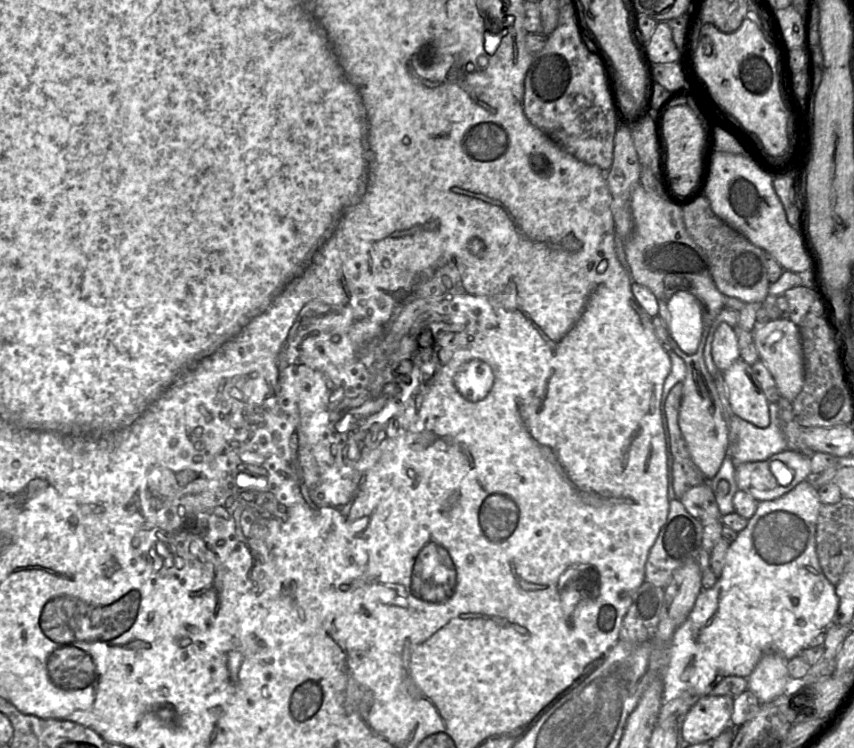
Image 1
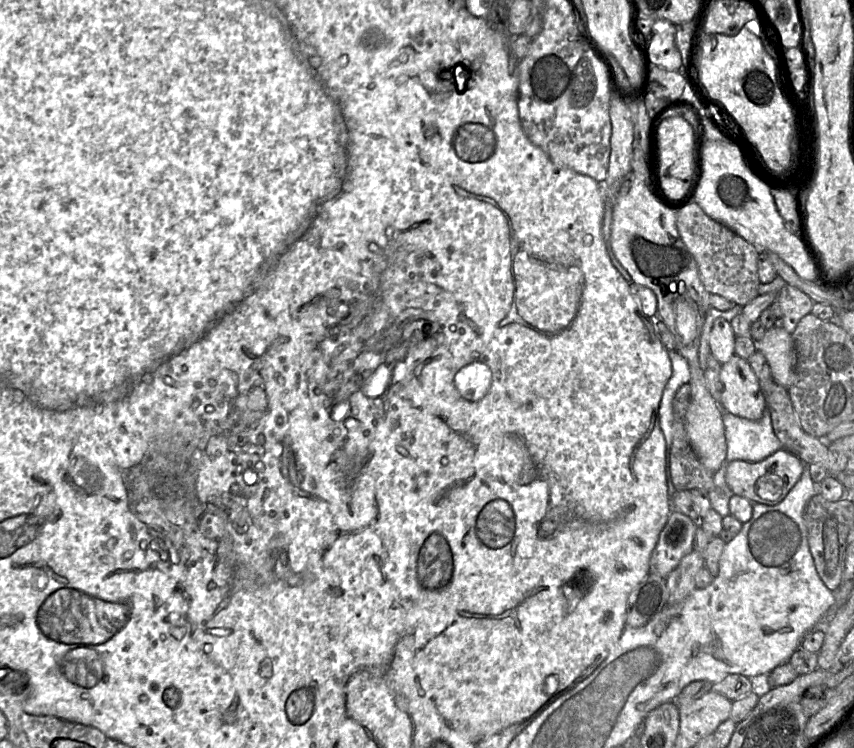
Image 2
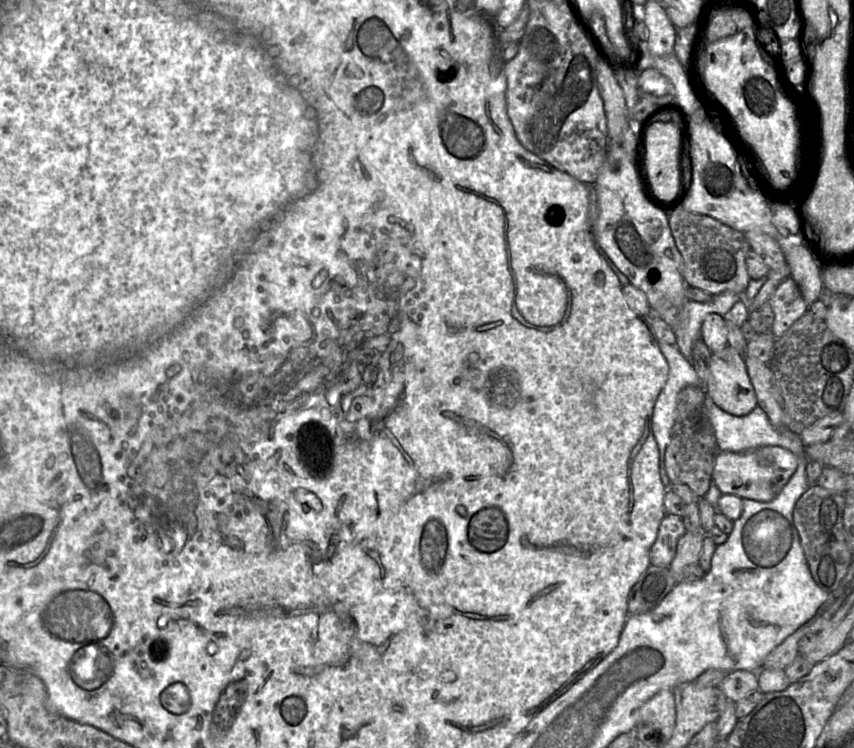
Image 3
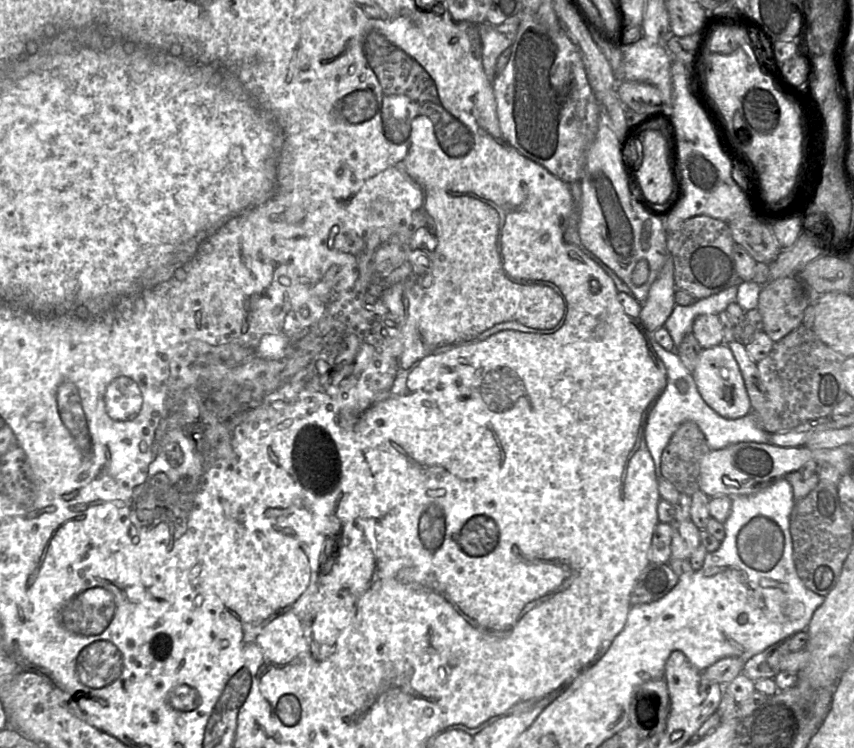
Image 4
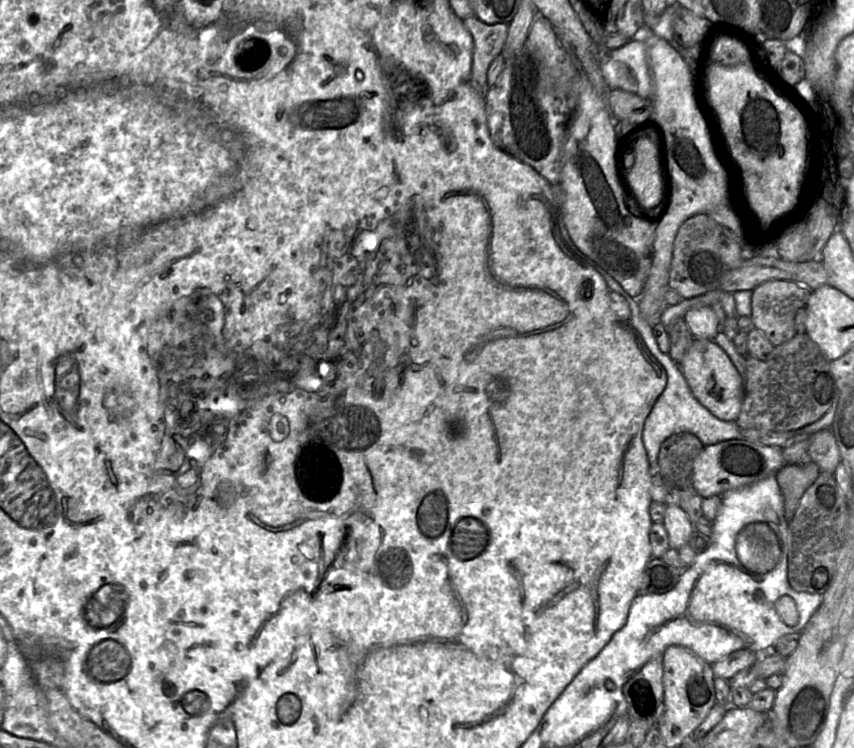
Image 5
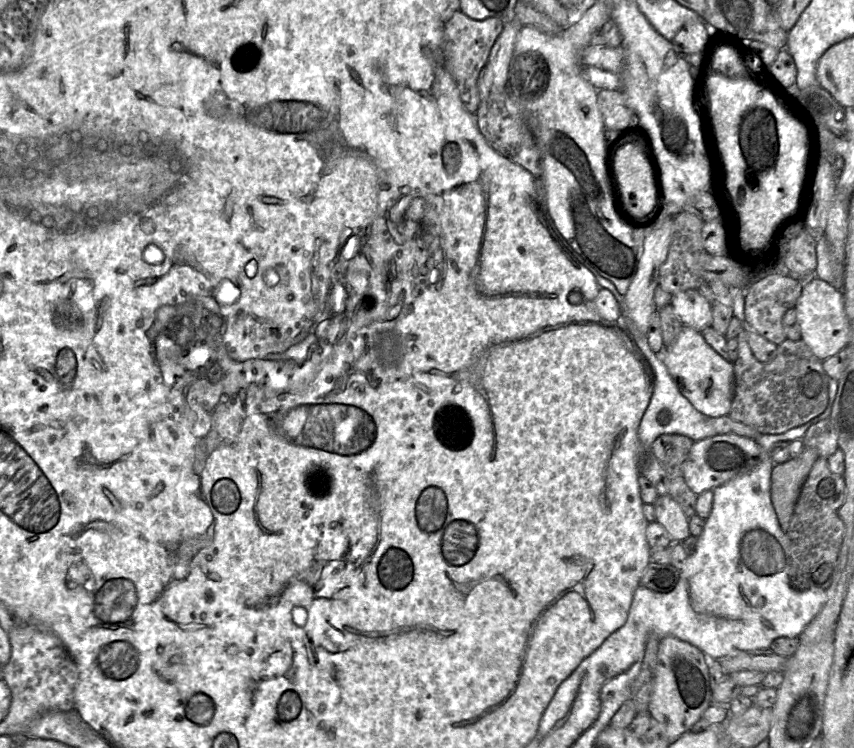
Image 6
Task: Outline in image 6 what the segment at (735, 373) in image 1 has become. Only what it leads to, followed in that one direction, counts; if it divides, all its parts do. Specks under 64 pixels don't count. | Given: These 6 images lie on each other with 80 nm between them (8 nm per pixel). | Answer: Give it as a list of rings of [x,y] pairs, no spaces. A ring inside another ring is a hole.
[[[683,326],[676,341],[661,354],[663,364],[679,390],[701,413],[710,417],[728,416],[734,390],[734,365],[717,353],[693,328]]]

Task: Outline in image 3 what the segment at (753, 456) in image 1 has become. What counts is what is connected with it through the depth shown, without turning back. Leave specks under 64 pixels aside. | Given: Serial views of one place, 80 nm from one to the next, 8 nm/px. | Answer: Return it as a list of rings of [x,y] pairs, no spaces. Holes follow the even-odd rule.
[[[705,397],[703,403],[704,417],[709,423],[716,439],[718,451],[742,452],[761,446],[781,446],[798,455],[805,457],[802,442],[796,436],[792,438],[782,435],[770,423],[767,414],[759,406],[755,407],[748,415],[734,416],[720,409],[710,398]]]

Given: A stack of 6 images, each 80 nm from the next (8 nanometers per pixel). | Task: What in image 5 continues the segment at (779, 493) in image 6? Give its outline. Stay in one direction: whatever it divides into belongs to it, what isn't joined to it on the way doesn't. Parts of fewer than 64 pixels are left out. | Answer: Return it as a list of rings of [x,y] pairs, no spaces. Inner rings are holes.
[[[813,461],[805,466],[787,463],[775,473],[784,497],[784,514],[788,522],[792,520],[804,492],[816,481],[819,473]]]

